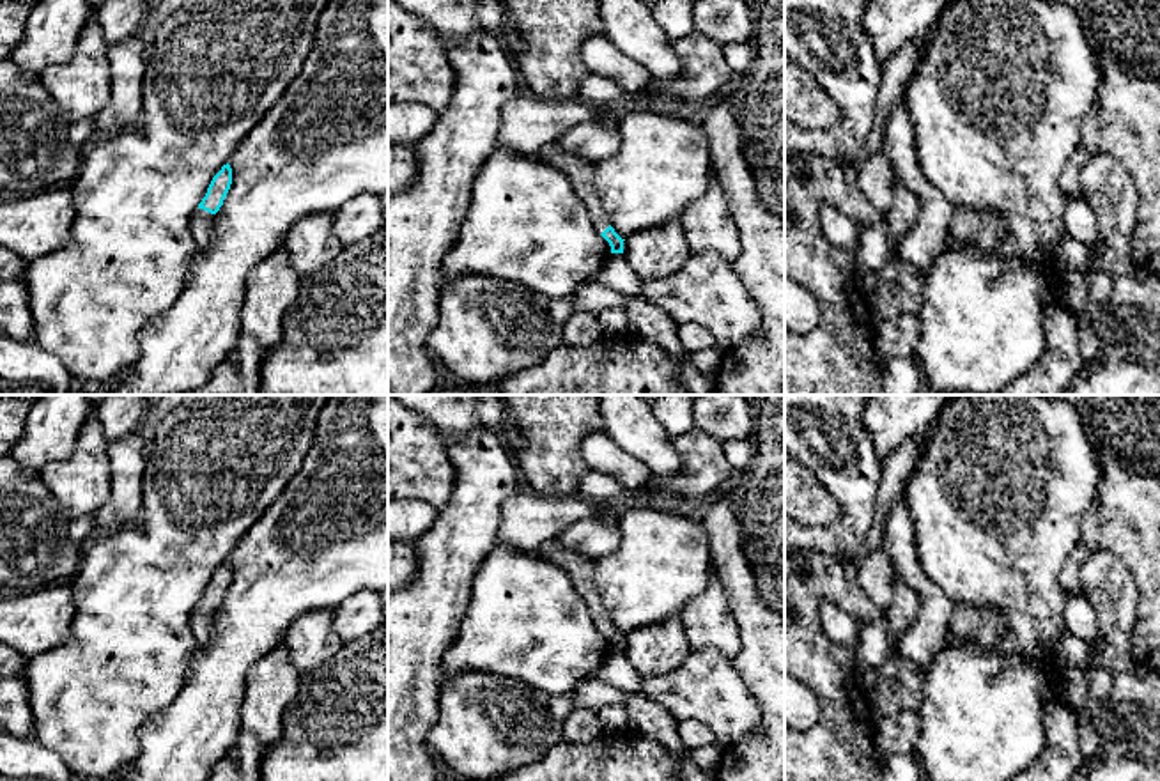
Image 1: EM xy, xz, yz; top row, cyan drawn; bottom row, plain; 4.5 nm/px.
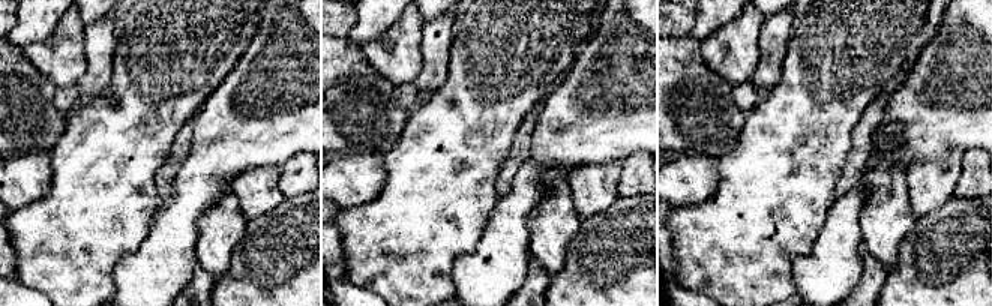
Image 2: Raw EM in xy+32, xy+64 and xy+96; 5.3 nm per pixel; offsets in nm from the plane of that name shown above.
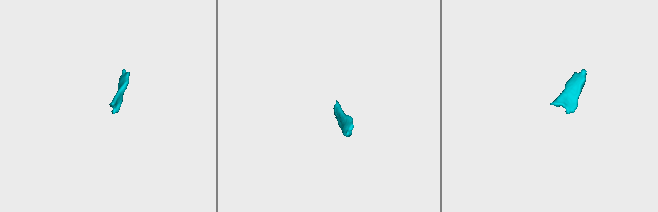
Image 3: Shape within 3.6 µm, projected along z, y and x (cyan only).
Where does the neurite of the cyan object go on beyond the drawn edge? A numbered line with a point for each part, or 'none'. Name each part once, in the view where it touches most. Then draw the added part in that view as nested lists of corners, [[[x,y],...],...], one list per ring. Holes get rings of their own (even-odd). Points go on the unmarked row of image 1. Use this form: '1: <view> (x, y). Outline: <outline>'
1: xy (201, 617). Outline: [[[195,606],[191,615],[189,615],[189,629],[198,645],[205,643],[209,638],[209,625],[214,616],[214,611],[204,607],[204,606]]]

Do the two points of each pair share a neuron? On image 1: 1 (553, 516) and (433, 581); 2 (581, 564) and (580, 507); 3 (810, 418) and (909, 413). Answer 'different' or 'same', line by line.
1: different
2: different
3: different

